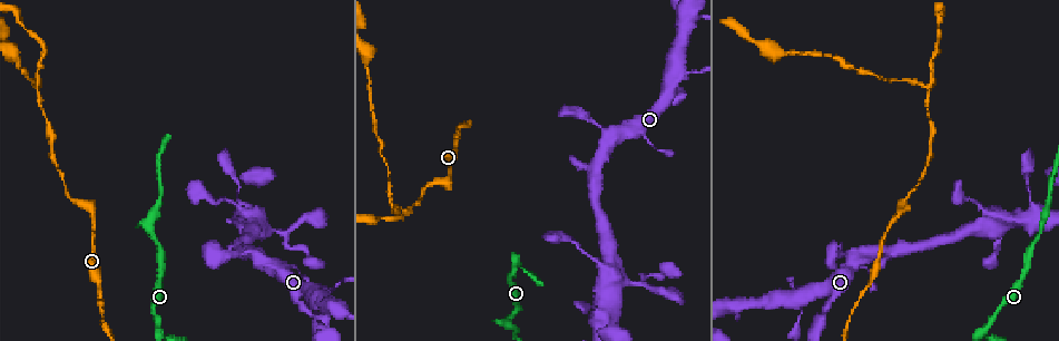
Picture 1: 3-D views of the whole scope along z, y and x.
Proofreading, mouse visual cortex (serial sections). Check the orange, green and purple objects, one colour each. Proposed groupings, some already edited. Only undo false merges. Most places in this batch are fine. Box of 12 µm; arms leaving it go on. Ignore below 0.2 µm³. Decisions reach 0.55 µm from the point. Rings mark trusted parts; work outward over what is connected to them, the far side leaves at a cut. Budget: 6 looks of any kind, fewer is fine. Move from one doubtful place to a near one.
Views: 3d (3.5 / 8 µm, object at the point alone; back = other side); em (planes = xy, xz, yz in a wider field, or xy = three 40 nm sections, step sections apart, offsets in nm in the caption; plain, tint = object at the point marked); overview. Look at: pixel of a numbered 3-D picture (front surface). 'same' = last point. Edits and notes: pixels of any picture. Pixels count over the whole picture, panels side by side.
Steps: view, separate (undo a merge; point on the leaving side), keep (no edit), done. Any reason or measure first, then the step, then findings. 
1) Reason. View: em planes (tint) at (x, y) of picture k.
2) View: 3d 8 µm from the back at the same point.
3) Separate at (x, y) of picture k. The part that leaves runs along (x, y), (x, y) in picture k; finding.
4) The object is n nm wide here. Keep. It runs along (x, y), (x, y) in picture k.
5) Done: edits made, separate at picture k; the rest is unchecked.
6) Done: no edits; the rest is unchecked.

Sudden change in width. View: 3d 3.5 µm at (587, 117) of picture 1.

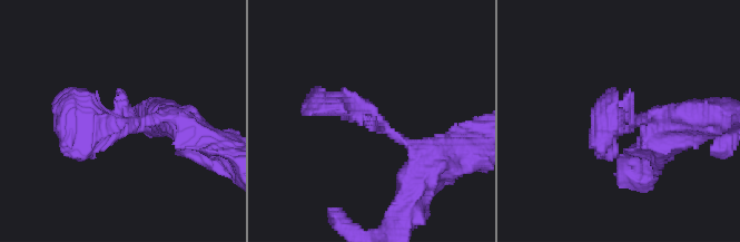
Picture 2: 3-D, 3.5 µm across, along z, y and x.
Need the tissue. View: em xy step 3 (tint) at (624, 124) of picture 2.

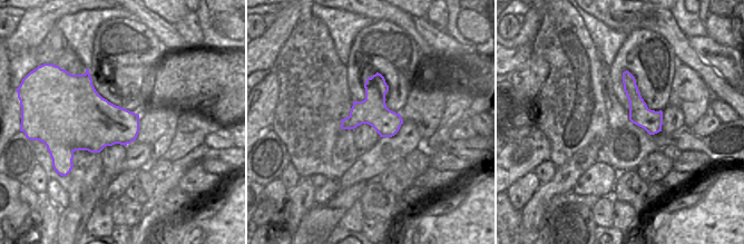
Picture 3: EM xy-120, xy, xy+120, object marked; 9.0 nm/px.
Keep. All the same cell.

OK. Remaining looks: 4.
Abrupt turn. View: 3d 3.5 µm at (449, 182) of picture 1.

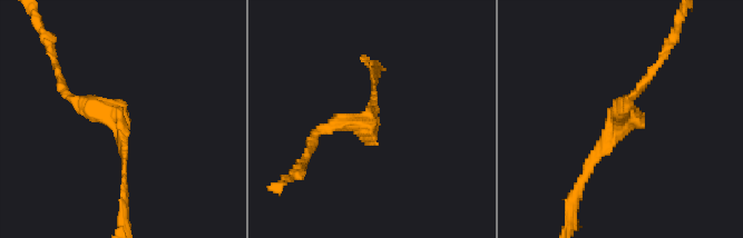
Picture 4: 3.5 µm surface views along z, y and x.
Shape alone is not enough. View: em xy step 2 (tint) at (119, 122) of picture 4.

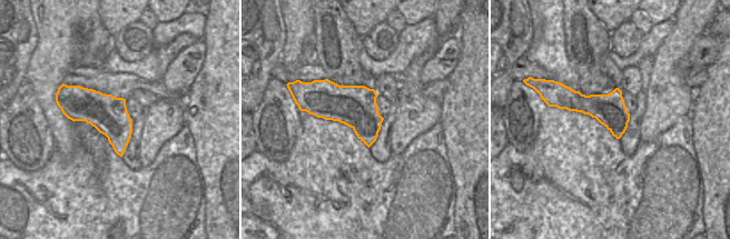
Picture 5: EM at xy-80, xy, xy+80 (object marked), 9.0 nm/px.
View: em xy step 5 (tint) at the same point.

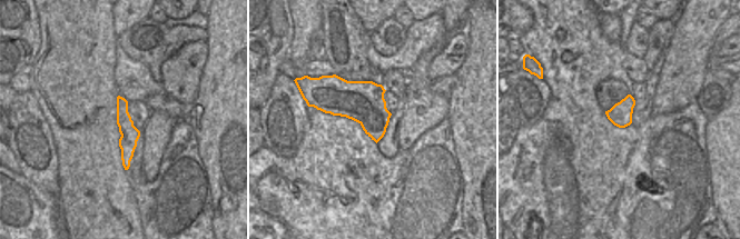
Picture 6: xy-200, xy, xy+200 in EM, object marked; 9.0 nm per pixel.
Keep. It runs along (124, 182), (120, 121), (62, 87) in picture 4; one cell here.

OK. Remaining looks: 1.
Done: no edits; the rest is unchecked.

